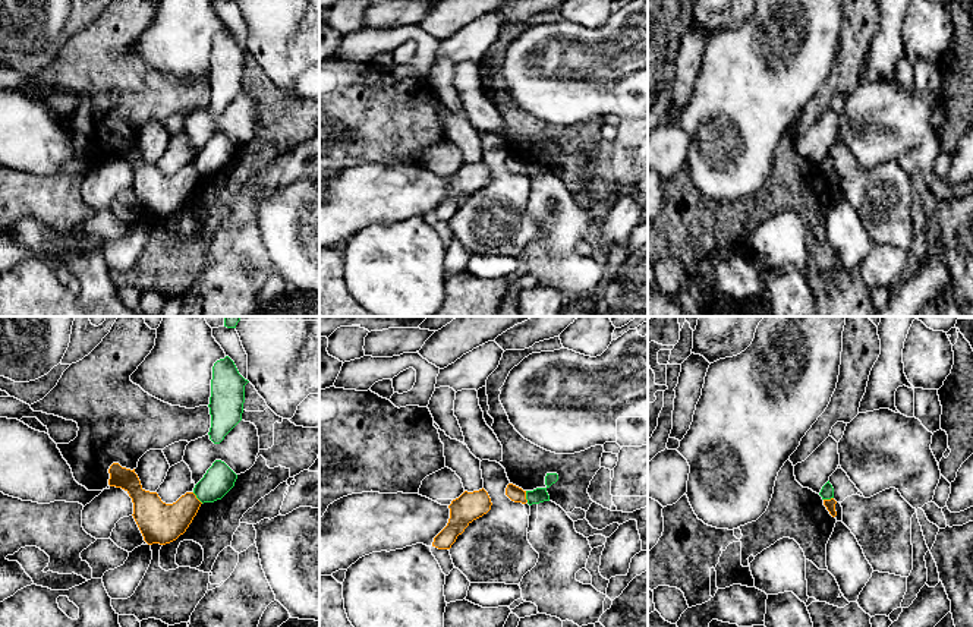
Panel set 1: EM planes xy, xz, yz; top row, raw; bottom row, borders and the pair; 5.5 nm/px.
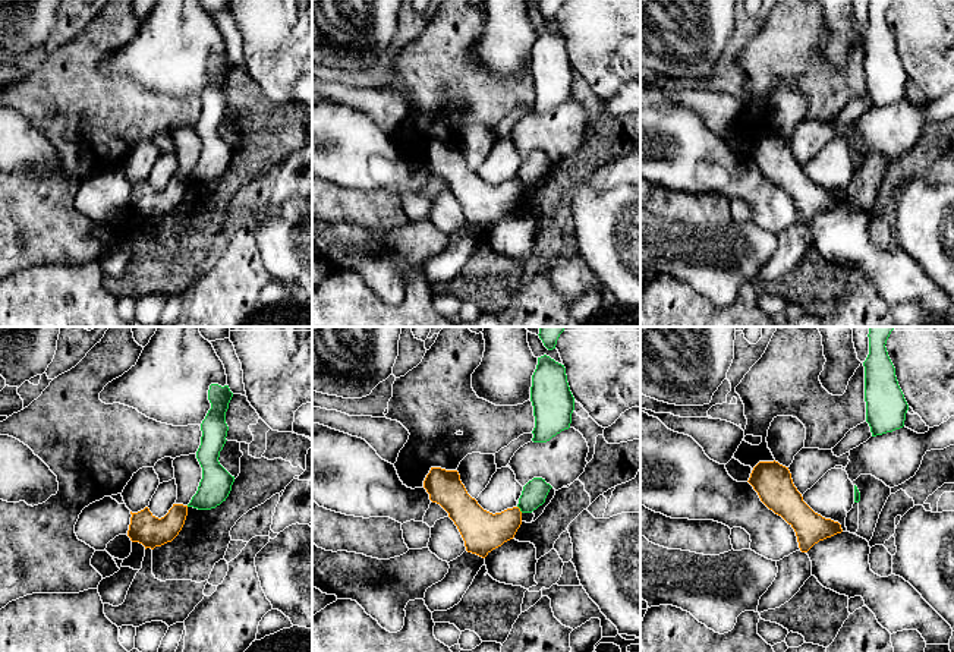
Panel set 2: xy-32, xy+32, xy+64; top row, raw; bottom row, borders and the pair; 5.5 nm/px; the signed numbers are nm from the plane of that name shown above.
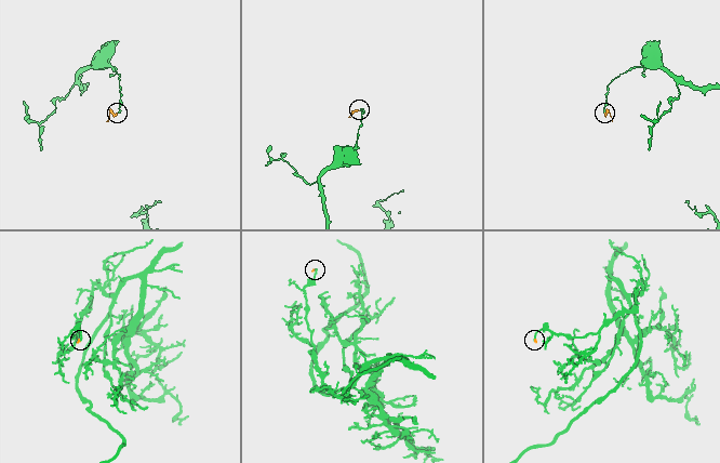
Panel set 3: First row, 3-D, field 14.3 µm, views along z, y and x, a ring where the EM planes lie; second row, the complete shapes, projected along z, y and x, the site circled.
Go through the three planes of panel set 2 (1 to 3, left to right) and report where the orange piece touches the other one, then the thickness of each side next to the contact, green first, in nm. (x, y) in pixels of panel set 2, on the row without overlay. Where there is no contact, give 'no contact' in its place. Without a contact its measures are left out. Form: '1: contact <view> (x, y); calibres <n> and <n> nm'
1: no contact
2: contact xy+32 (519, 179); calibres 140 and 220 nm
3: no contact

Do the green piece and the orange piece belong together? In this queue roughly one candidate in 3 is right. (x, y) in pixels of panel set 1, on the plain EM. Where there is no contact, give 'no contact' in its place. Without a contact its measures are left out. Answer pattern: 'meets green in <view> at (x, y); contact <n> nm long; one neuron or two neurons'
meets green in xy at (198, 170); contact 90 nm long; two neurons

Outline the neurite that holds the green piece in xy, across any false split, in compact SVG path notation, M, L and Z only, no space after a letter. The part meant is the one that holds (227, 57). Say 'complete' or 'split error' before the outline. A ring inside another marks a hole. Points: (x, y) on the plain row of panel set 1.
complete; M229 28L214 35L208 76L211 86L208 107L214 116L220 116L242 92L245 57L248 54Z

